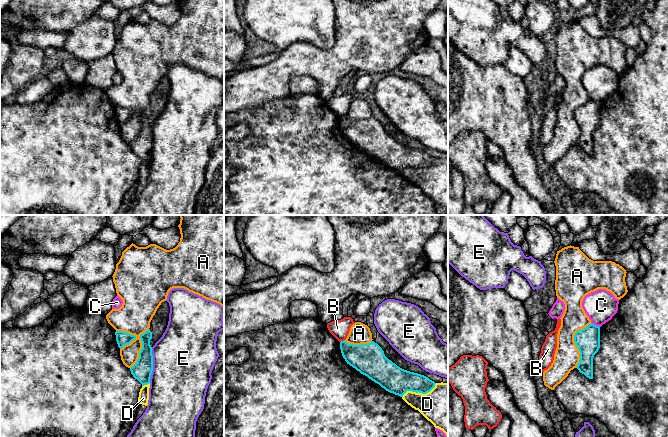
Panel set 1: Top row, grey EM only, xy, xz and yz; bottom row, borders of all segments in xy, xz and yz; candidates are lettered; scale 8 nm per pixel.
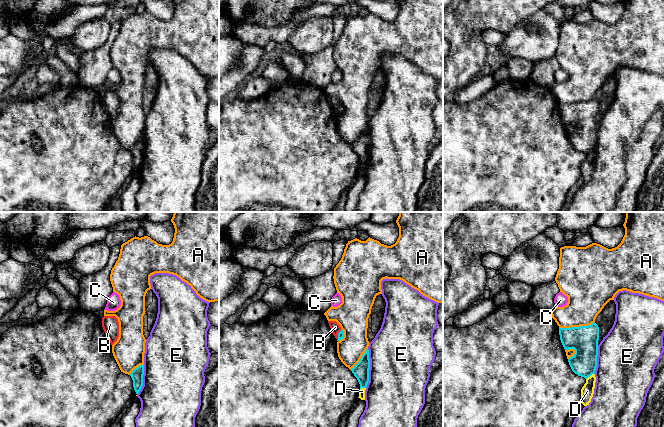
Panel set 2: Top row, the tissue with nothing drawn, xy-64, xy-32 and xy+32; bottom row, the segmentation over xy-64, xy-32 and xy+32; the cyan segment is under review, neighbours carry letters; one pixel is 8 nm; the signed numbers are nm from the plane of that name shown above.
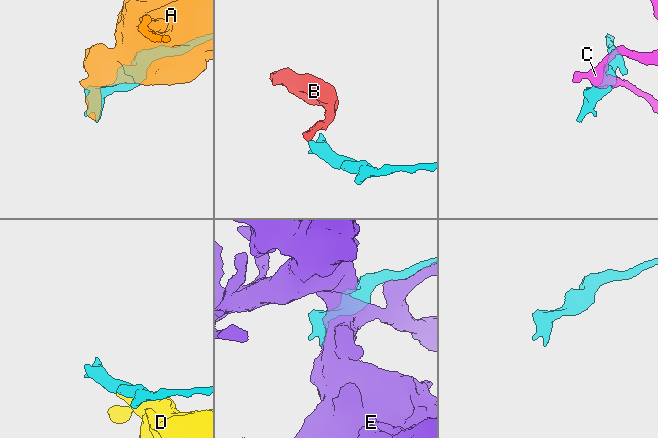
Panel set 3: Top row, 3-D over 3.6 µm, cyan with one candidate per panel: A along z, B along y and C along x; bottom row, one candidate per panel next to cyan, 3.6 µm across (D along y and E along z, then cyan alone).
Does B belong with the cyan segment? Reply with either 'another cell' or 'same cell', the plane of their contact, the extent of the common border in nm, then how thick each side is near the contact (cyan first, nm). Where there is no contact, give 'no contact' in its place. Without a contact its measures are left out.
another cell; meets cyan in xz; contact 50 nm long; 240 nm thick on the cyan side, 150 nm on the other

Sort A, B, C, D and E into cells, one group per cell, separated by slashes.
A / B / C / D / E

